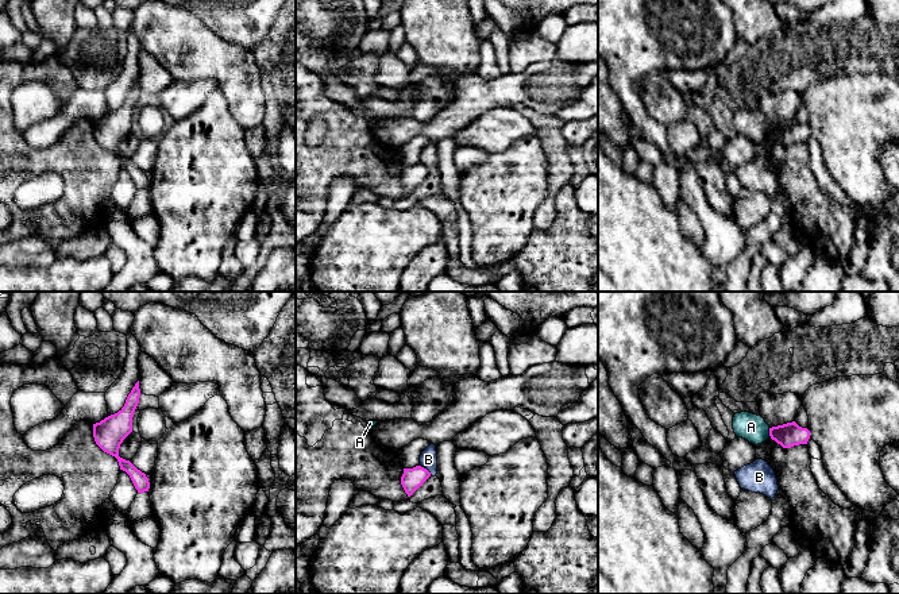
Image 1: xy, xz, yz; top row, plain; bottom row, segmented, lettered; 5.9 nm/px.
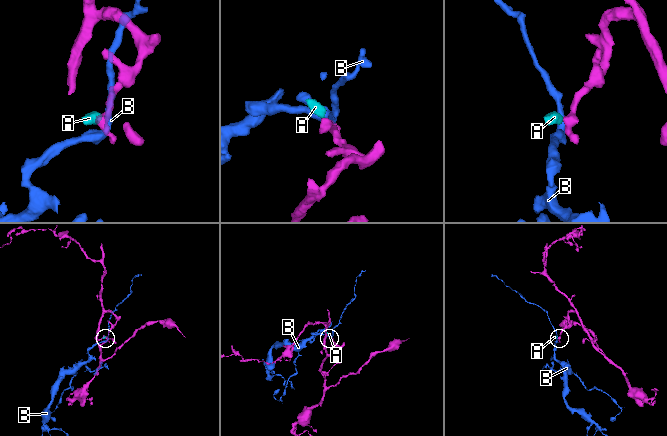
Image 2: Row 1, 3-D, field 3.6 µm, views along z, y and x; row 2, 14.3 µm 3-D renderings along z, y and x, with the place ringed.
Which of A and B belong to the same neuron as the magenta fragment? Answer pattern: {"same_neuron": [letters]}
{"same_neuron": []}

